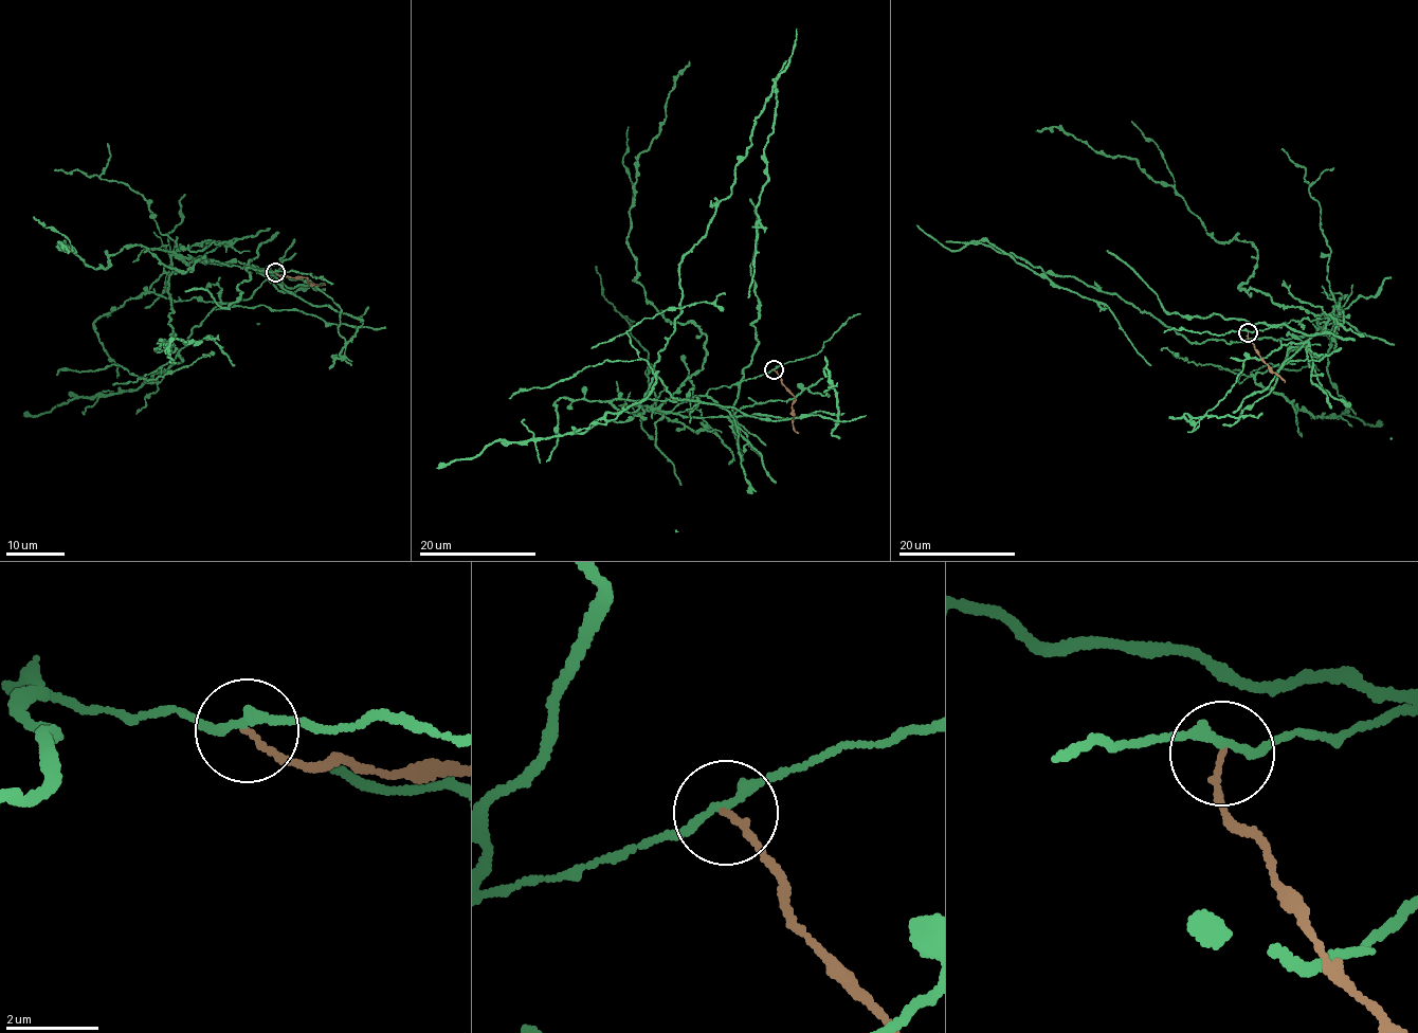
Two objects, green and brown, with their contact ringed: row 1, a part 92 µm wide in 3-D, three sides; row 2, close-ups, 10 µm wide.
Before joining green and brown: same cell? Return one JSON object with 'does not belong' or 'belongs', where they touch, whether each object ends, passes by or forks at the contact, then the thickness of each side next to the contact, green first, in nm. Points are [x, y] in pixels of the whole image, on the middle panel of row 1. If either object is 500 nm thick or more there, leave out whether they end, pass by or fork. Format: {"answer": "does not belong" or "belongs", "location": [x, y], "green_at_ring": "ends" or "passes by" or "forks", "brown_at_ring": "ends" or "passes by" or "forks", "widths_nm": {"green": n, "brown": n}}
{"answer": "does not belong", "location": [774, 369], "green_at_ring": "passes by", "brown_at_ring": "ends", "widths_nm": {"green": 190, "brown": 130}}

